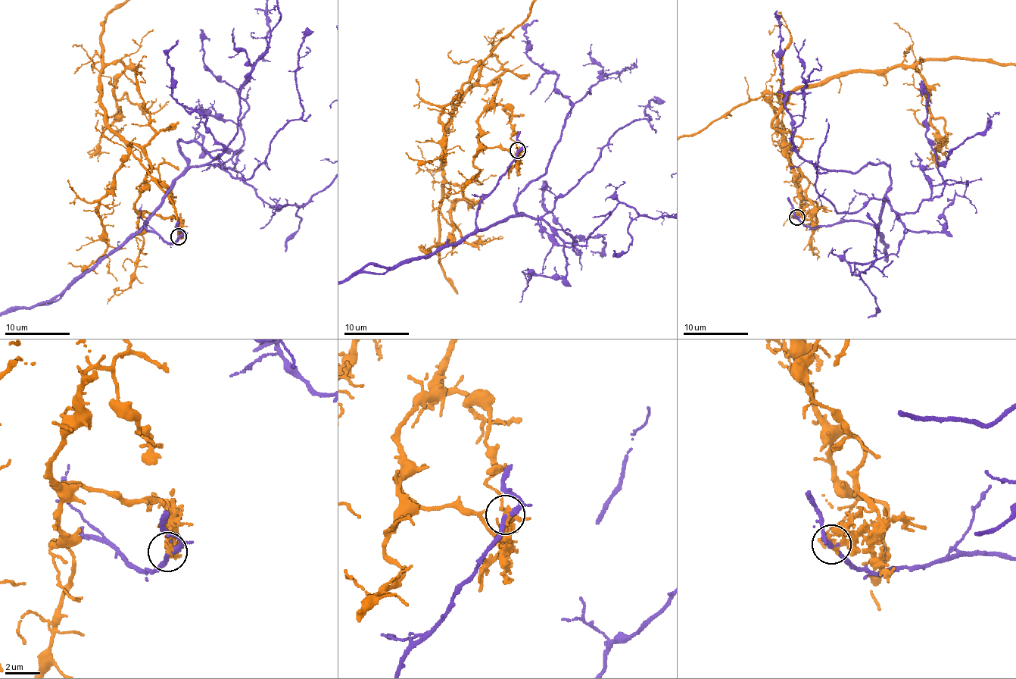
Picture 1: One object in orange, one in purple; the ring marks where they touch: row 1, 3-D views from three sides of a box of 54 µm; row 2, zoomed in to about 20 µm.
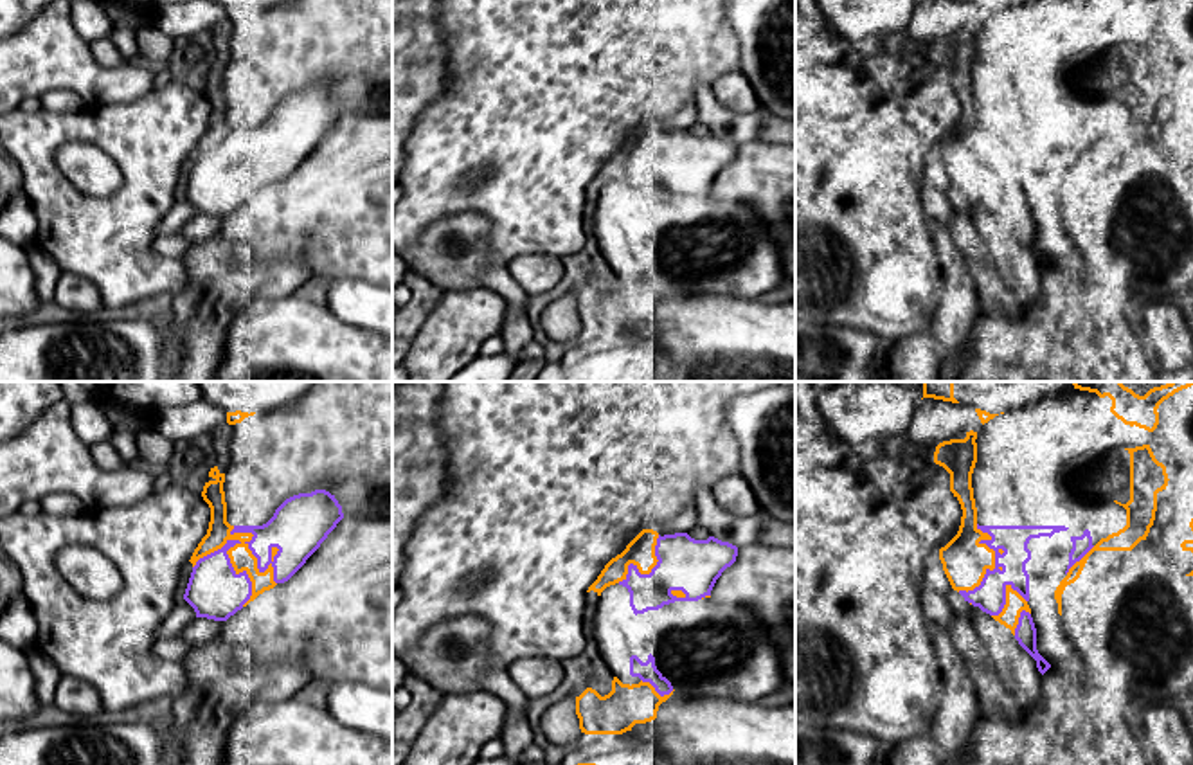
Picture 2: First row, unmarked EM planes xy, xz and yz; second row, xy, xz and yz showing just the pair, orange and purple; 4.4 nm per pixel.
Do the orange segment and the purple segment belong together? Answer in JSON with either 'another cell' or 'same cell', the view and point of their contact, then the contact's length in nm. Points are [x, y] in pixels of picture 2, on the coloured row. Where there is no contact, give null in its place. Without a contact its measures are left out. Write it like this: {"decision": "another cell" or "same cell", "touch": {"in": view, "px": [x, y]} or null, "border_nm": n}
{"decision": "another cell", "touch": {"in": "xy", "px": [243, 542]}, "border_nm": 400}

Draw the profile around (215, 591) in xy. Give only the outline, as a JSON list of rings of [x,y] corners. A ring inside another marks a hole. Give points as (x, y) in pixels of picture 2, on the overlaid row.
[[[227,540],[221,549],[200,558],[193,567],[184,599],[196,617],[227,621],[250,599],[252,581],[247,571],[238,574],[227,554],[236,544],[241,542]]]

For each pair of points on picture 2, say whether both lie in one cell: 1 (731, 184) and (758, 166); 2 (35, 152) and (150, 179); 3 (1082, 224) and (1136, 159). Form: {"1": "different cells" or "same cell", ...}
{"1": "same cell", "2": "same cell", "3": "same cell"}

